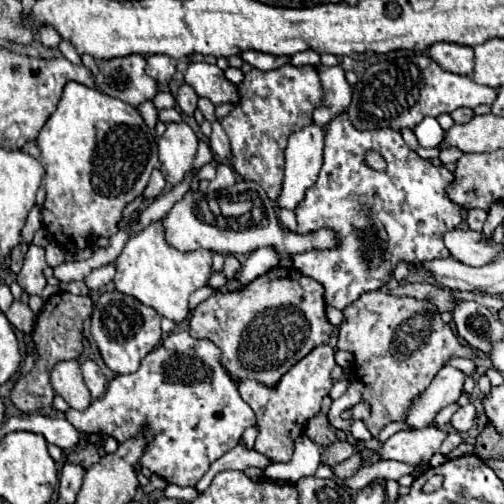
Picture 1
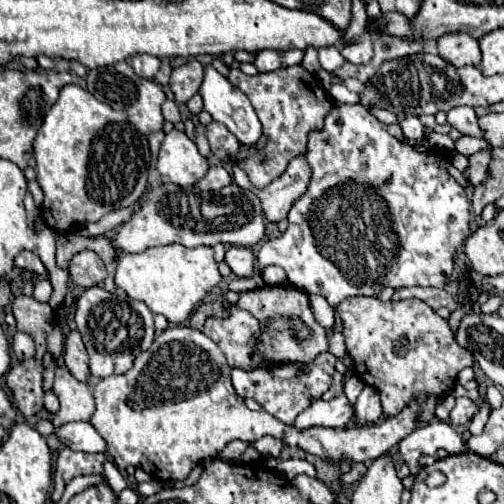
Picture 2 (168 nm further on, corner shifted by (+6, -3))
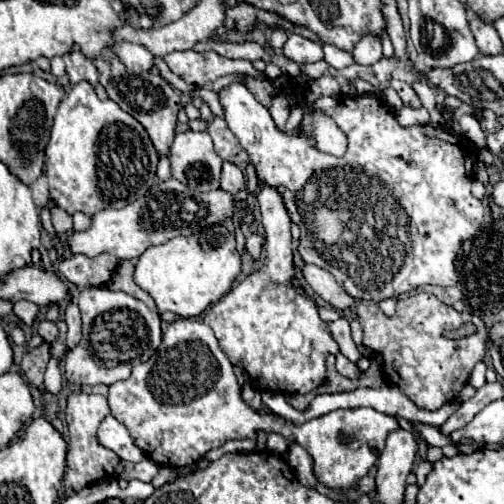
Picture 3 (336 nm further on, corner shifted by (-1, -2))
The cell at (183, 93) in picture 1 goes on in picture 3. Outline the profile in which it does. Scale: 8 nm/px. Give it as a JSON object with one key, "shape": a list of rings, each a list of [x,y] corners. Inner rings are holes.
{"shape":[[[185,50],[185,52],[175,52],[165,56],[167,66],[171,68],[173,74],[183,78],[189,84],[195,86],[209,86],[221,76],[227,74],[255,74],[263,76],[263,72],[257,72],[249,60],[229,60],[219,56],[217,52],[195,52],[195,50]]]}

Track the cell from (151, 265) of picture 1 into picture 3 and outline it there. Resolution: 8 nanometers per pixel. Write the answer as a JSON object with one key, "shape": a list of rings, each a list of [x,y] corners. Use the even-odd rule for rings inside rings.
{"shape":[[[219,224],[199,230],[199,234],[191,234],[191,238],[177,236],[165,244],[147,248],[137,260],[133,280],[151,294],[161,314],[173,312],[181,318],[195,318],[229,292],[239,272],[241,256],[235,250],[235,236]]]}

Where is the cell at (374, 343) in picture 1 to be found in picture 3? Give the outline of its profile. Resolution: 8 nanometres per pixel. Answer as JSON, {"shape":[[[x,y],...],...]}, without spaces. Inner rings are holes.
{"shape":[[[421,292],[421,294],[411,294],[403,300],[399,300],[395,316],[385,316],[383,310],[379,308],[379,304],[375,304],[375,302],[357,302],[355,318],[359,320],[359,324],[363,328],[363,346],[371,348],[373,352],[381,354],[381,358],[383,358],[385,380],[395,384],[415,406],[419,406],[423,410],[433,412],[433,410],[439,410],[443,404],[455,400],[457,394],[461,392],[461,388],[467,384],[467,378],[469,378],[473,366],[485,358],[487,328],[485,328],[483,320],[477,318],[477,324],[475,324],[473,314],[457,312],[451,306],[445,306],[443,302],[439,302],[433,294]],[[467,322],[473,322],[477,326],[477,332],[467,338],[453,338],[453,332]]]}

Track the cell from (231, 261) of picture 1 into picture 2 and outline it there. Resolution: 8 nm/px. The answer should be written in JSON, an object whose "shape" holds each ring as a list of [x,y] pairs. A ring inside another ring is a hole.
{"shape":[[[230,247],[226,251],[226,261],[228,261],[232,273],[238,277],[252,277],[256,271],[254,253],[248,247]]]}

